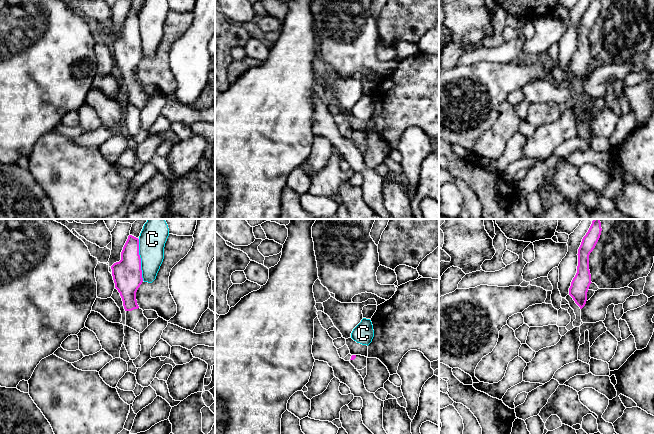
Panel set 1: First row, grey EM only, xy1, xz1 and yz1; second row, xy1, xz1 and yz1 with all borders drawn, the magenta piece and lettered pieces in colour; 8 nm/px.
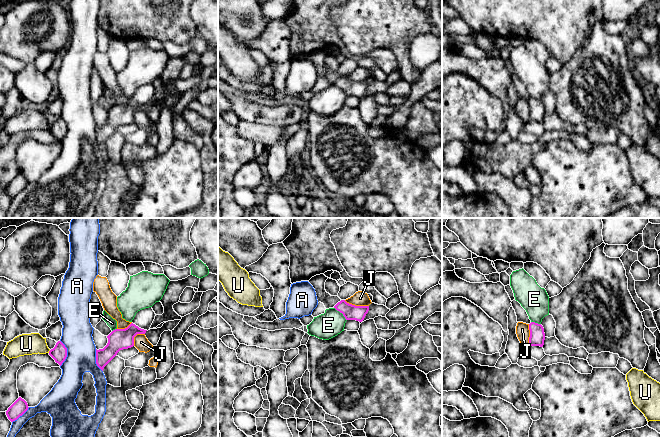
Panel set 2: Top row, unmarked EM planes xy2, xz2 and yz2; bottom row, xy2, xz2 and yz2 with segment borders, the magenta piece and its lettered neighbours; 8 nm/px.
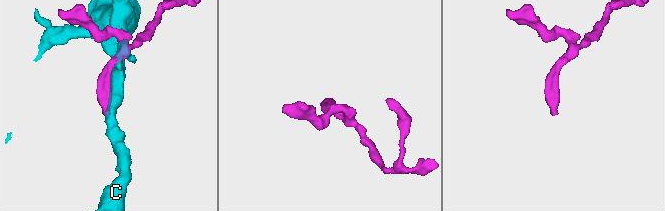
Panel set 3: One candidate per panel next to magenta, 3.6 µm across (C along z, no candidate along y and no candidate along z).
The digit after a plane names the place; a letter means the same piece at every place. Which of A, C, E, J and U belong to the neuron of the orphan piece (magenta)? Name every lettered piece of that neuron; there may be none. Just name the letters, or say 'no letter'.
no letter

